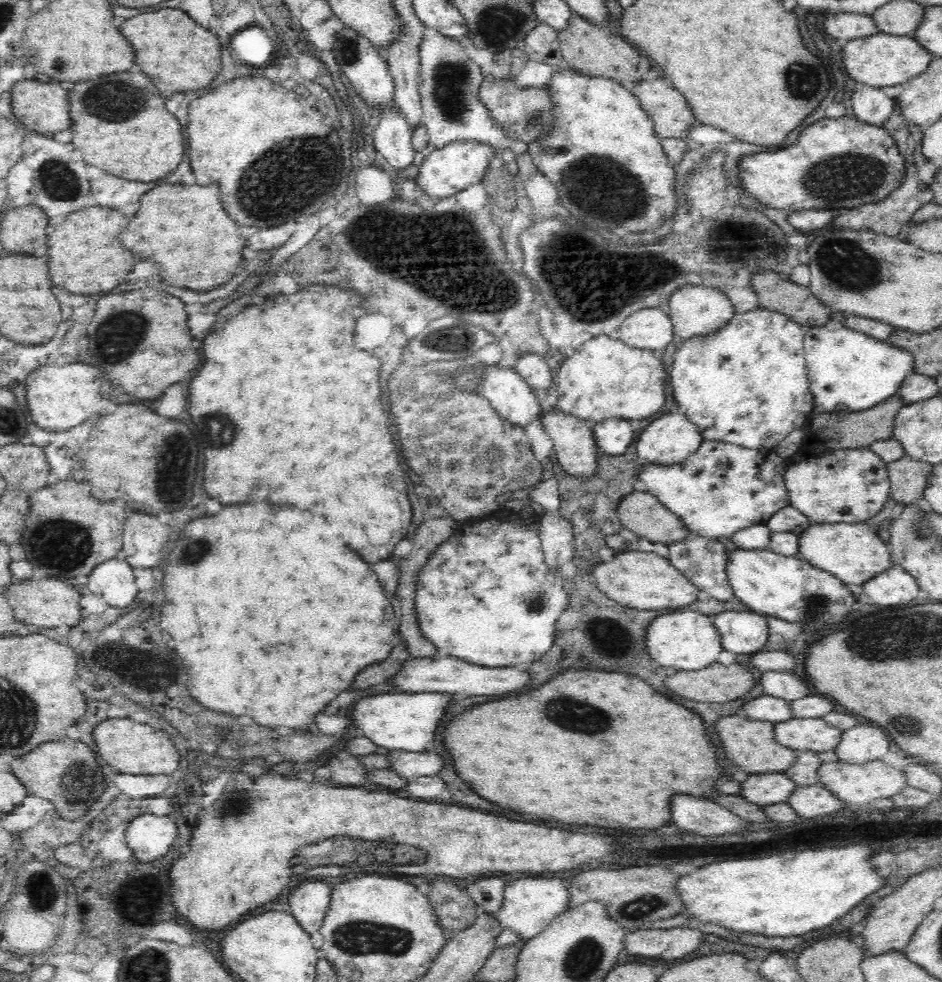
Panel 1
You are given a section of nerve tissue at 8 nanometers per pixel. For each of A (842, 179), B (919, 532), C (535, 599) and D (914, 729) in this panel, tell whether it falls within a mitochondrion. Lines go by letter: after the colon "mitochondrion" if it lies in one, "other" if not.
A: mitochondrion
B: mitochondrion
C: mitochondrion
D: mitochondrion

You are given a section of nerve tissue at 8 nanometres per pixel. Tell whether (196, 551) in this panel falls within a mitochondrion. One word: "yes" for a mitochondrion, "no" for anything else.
yes

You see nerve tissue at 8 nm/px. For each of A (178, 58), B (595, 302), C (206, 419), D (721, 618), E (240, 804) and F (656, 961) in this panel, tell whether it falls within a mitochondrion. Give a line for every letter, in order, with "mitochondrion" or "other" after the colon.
A: other
B: mitochondrion
C: mitochondrion
D: other
E: mitochondrion
F: other

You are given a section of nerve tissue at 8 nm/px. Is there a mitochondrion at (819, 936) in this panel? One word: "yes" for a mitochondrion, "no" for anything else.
no

